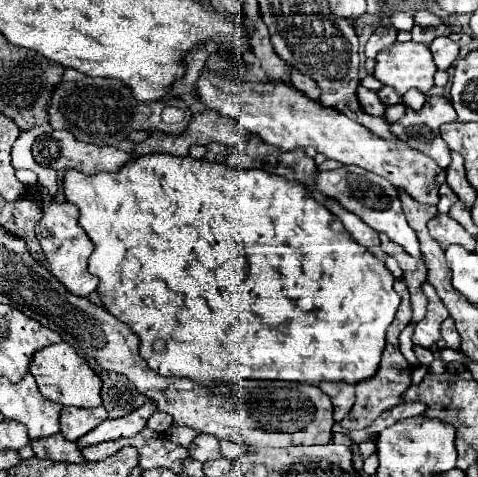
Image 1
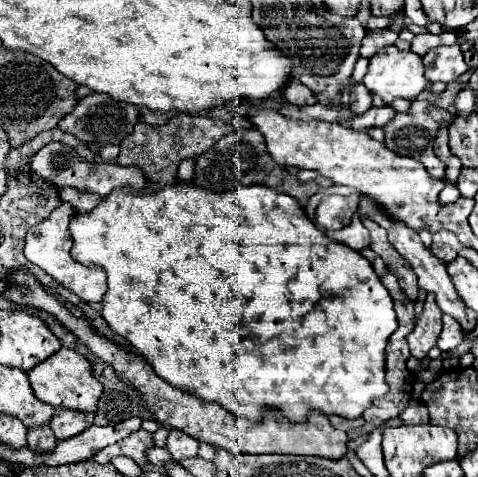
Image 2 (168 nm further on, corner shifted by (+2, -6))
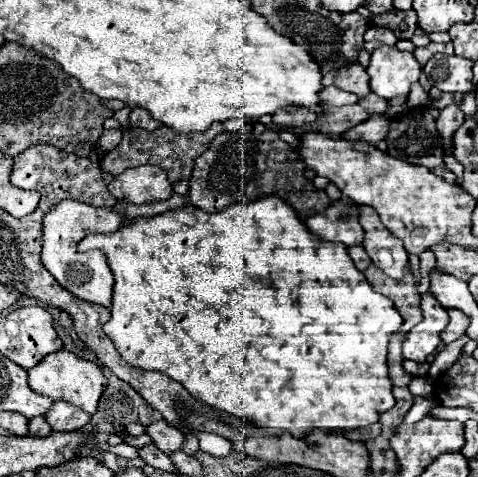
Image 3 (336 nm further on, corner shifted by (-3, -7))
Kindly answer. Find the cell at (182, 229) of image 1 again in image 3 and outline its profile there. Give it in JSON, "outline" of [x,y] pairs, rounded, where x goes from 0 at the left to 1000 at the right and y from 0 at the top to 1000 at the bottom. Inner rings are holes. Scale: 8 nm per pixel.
{"outline":[[[550,411],[550,419],[525,419],[517,428],[492,428],[471,436],[467,444],[425,444],[408,432],[383,432],[366,440],[349,440],[328,453],[287,453],[266,457],[262,470],[236,491],[186,491],[165,507],[165,528],[211,524],[224,537],[228,562],[241,579],[236,600],[236,642],[232,667],[220,679],[220,700],[236,713],[249,742],[278,767],[299,776],[333,776],[354,792],[383,805],[383,813],[446,855],[479,864],[504,881],[529,885],[550,897],[571,897],[563,906],[588,910],[605,901],[617,918],[634,918],[638,906],[655,897],[676,897],[688,906],[713,906],[726,897],[764,897],[793,881],[797,864],[822,855],[822,801],[810,780],[810,730],[818,700],[843,683],[843,667],[835,650],[818,637],[818,629],[801,616],[780,612],[764,574],[747,566],[738,553],[722,512],[692,512],[667,503],[667,495],[651,495],[642,478],[634,478],[634,461],[626,449],[600,432],[579,411]]]}

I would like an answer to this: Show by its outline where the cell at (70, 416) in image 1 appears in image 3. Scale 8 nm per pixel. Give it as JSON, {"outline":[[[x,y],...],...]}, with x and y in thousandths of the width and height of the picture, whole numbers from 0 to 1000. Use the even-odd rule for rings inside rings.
{"outline":[[[111,843],[107,860],[94,868],[94,881],[111,901],[144,906],[144,901],[169,901],[190,872],[165,855],[153,855],[140,843]]]}

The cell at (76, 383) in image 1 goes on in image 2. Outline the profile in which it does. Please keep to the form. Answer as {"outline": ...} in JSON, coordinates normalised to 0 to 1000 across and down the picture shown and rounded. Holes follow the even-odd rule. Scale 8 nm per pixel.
{"outline":[[[130,727],[105,753],[63,774],[59,795],[63,795],[63,811],[71,828],[84,841],[96,841],[100,849],[117,845],[113,853],[142,853],[142,857],[159,857],[159,862],[178,866],[201,864],[205,836],[213,828],[213,807],[192,786],[192,769],[184,753],[138,727]]]}

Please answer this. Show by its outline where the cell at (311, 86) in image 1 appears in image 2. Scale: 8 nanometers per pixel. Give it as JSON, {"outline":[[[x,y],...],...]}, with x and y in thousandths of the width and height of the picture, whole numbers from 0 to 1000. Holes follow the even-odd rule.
{"outline":[[[611,170],[594,191],[590,191],[590,208],[594,216],[619,220],[619,224],[636,224],[636,220],[657,220],[661,203],[649,187],[636,187],[623,170]]]}

